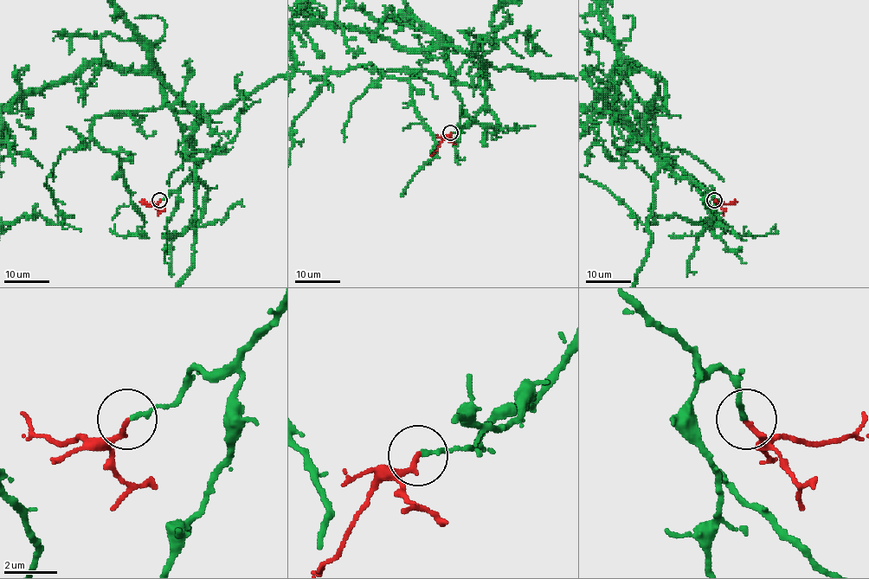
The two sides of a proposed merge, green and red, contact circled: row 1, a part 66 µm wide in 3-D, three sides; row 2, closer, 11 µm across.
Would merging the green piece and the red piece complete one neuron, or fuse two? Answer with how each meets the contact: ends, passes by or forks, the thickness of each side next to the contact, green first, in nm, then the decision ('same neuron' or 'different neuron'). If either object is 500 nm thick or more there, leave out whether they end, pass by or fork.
green ends; red ends; calibres 180 and 200 nm; different neuron

